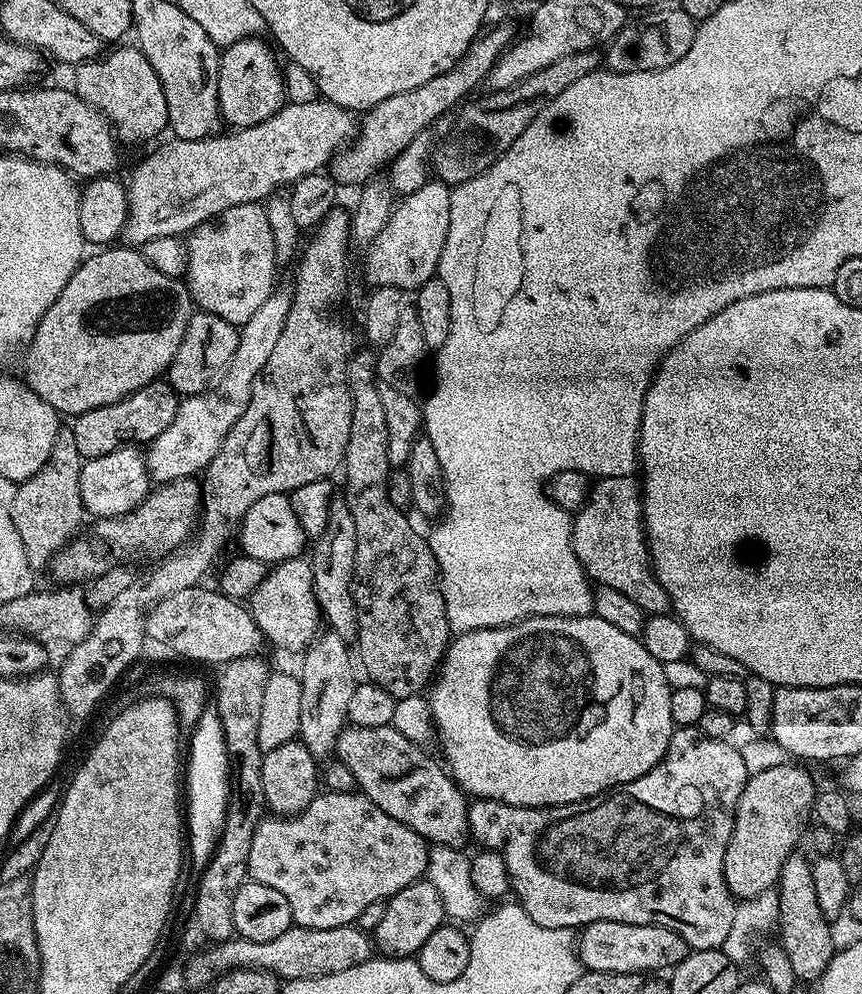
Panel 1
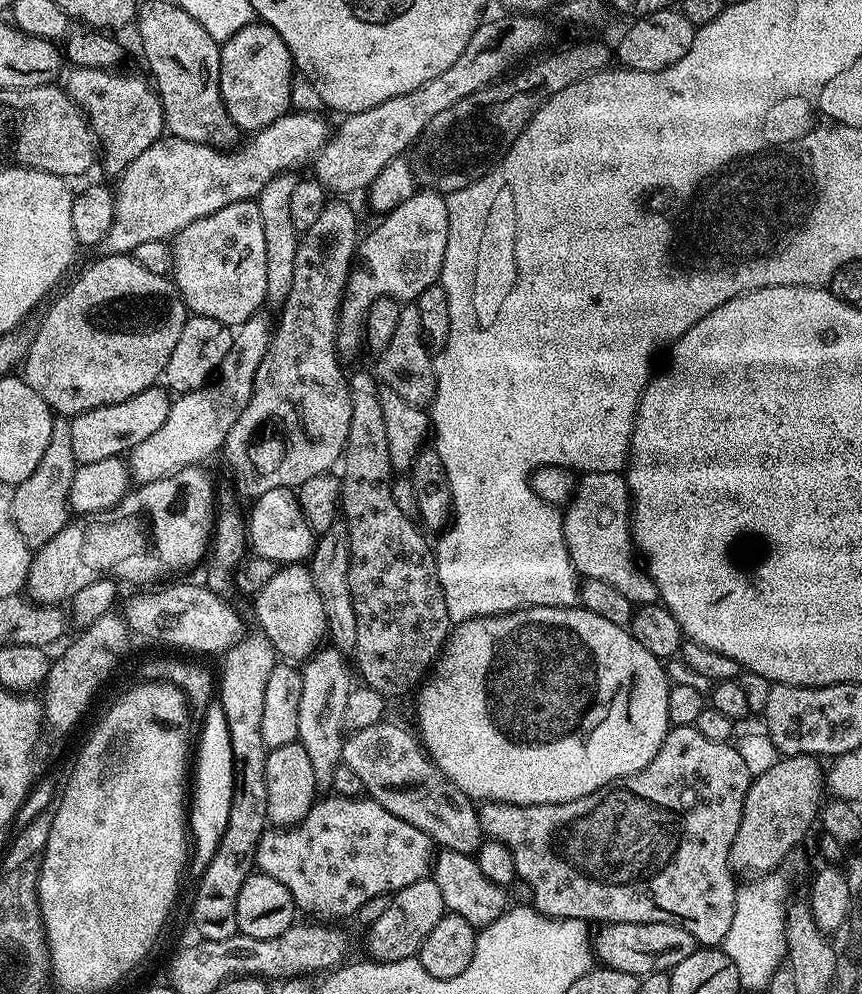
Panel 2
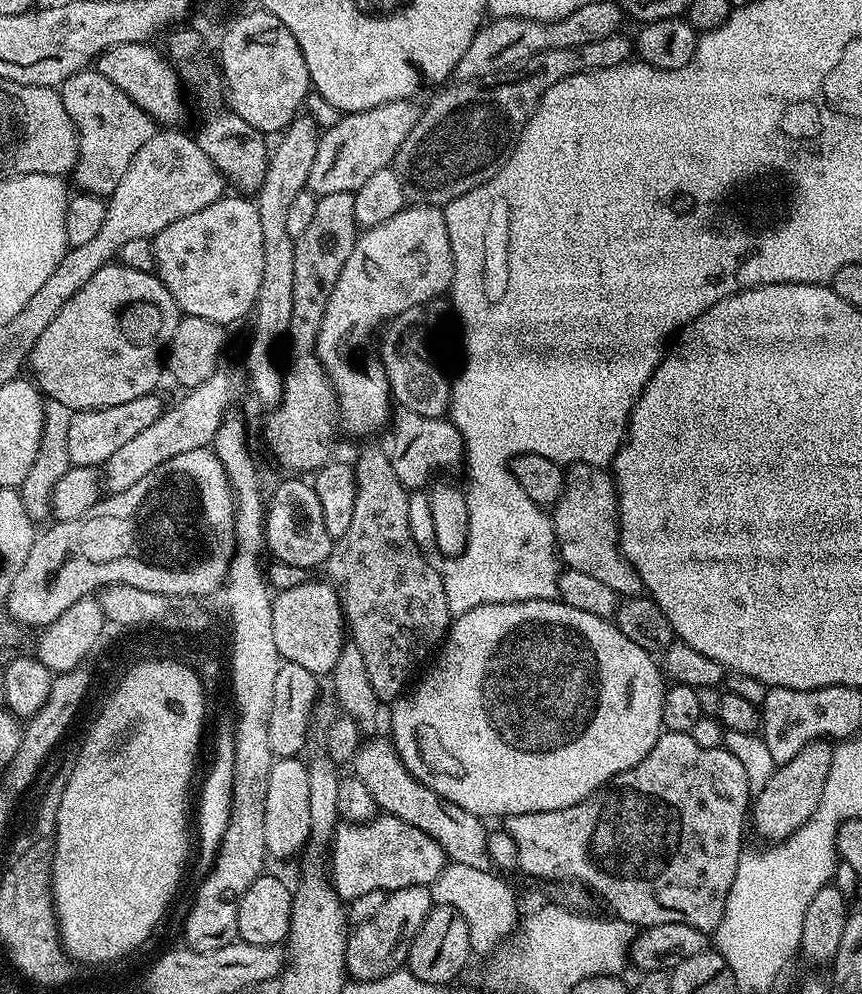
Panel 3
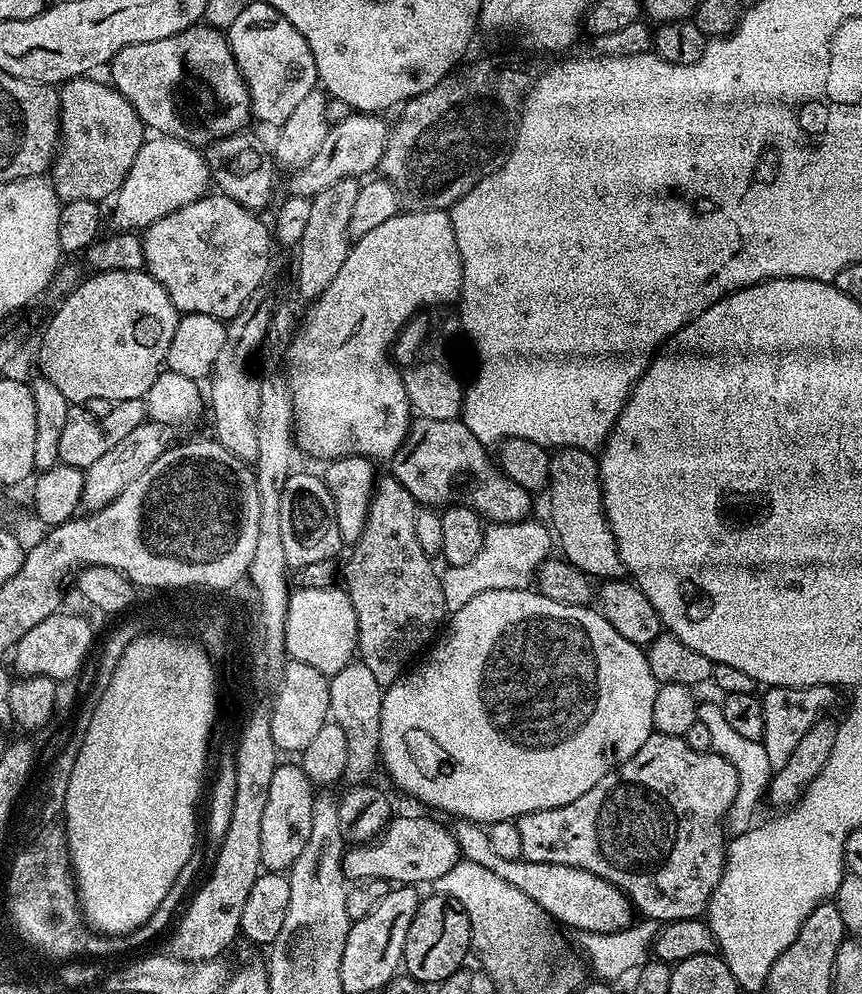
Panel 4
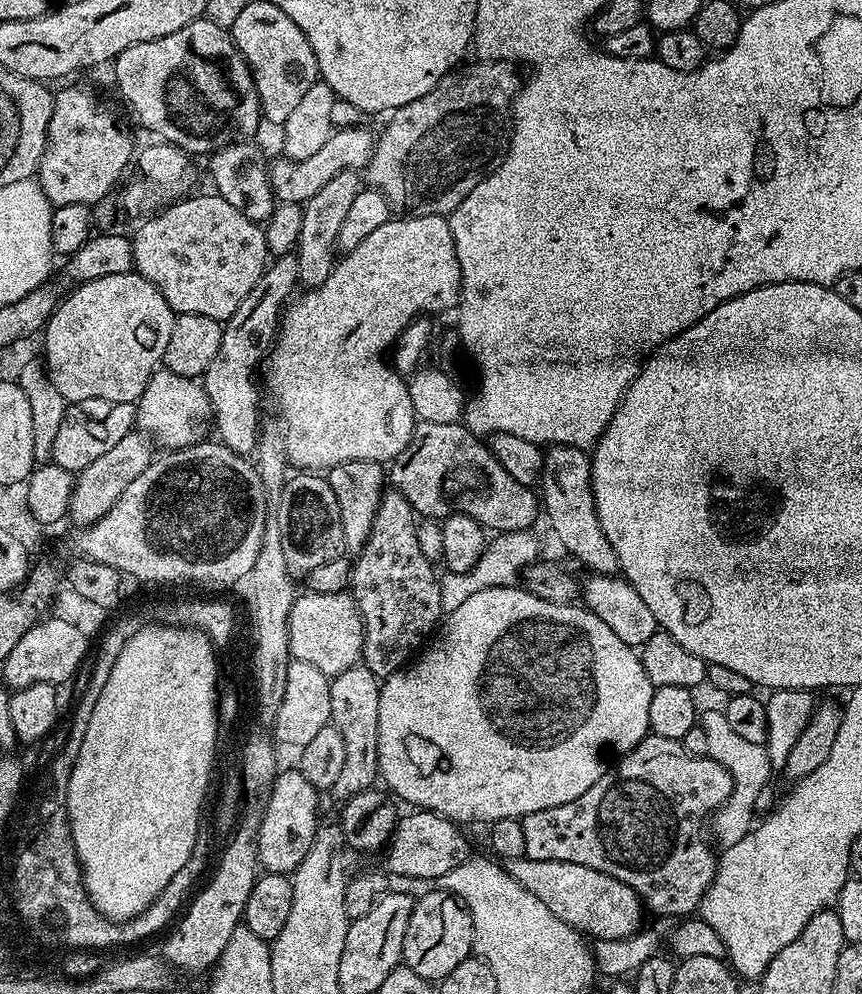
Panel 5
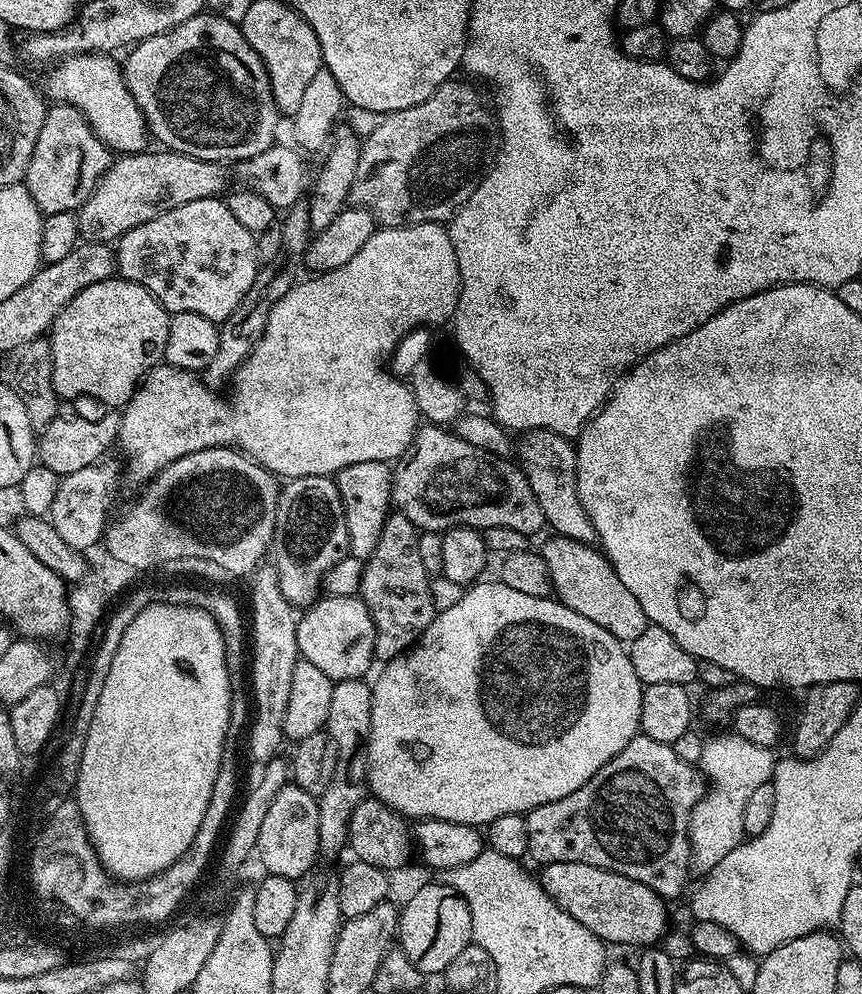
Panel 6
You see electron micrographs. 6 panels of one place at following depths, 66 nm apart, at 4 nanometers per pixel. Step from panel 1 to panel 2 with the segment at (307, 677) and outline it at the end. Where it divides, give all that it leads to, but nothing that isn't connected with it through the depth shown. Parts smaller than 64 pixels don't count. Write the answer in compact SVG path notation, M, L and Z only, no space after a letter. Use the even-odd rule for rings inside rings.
M324 646L310 656L303 665L302 699L298 704L298 743L304 747L314 766L317 789L331 789L337 772L342 767L343 748L346 741L344 715L346 702L354 687L348 678L348 662L331 646Z

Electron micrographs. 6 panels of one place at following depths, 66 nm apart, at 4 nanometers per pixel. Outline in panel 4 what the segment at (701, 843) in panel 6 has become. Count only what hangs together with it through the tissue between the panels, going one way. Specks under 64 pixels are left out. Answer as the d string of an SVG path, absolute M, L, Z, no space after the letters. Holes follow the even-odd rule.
M719 707L708 708L699 713L699 724L706 730L710 750L708 755L713 760L720 761L724 768L732 775L733 792L730 800L718 814L718 832L729 845L738 842L743 836L749 835L754 827L752 815L756 812L756 803L768 784L768 779L774 776L774 769L770 766L770 758L766 754L764 745L743 739L732 729L730 722L726 722L723 711Z

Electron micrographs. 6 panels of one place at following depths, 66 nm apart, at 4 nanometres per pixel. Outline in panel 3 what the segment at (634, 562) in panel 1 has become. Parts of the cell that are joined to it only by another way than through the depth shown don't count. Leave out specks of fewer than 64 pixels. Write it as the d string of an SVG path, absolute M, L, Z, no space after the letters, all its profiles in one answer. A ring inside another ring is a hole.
M588 464L571 465L564 478L564 493L550 515L556 531L558 555L567 567L600 579L620 598L635 597L644 592L638 570L620 548L616 482L607 471L591 468Z

